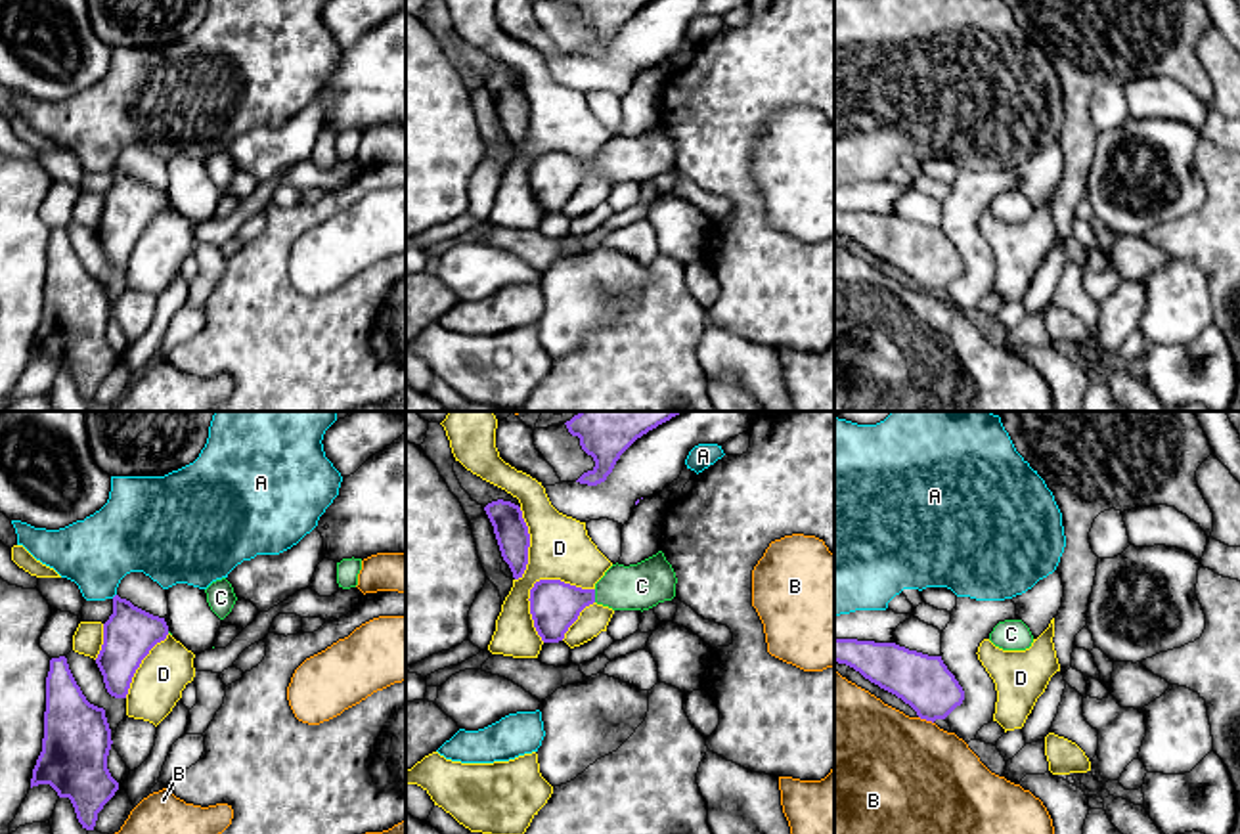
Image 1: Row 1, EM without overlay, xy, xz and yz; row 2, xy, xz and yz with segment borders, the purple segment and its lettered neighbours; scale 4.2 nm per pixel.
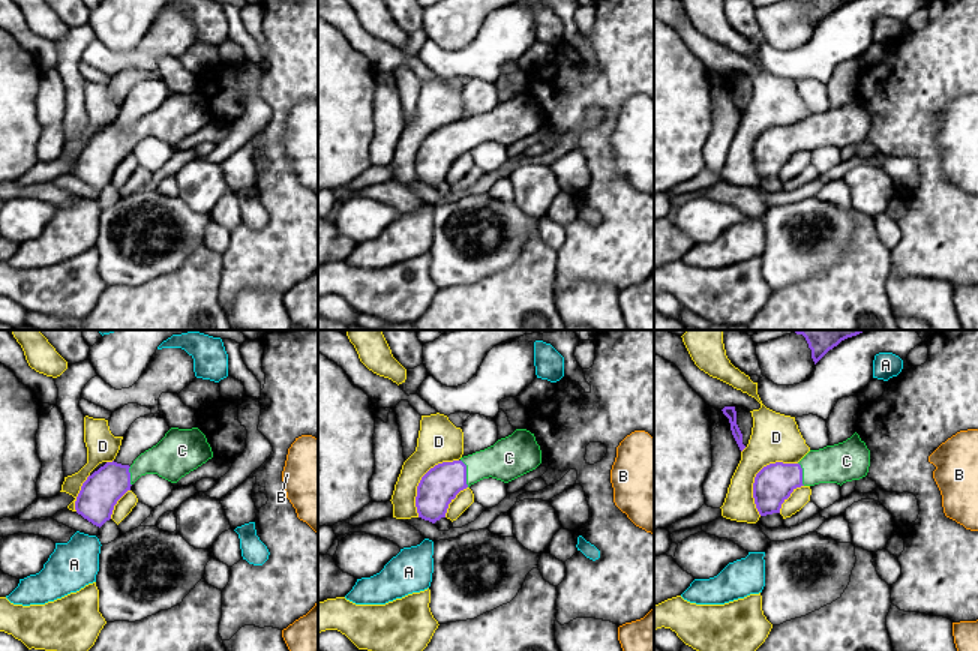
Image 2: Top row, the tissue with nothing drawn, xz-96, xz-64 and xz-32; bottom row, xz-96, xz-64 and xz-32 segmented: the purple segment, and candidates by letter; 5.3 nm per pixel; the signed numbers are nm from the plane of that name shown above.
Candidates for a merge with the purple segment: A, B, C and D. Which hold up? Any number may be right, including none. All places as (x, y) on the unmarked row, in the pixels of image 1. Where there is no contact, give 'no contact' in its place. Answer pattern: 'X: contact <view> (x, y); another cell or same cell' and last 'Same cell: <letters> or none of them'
A: no contact; another cell
B: contact yz (927, 291); another cell
C: contact xz (594, 167); same cell
D: contact xz (536, 153); another cell
Same cell: C

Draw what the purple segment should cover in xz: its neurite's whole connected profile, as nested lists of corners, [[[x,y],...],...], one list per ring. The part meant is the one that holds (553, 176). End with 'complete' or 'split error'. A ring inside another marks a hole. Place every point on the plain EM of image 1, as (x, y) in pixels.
[[[664,124],[637,134],[612,136],[593,161],[561,151],[540,151],[530,161],[530,186],[543,214],[559,214],[580,184],[597,174],[612,182],[649,182],[675,168],[675,143]]]; split error

